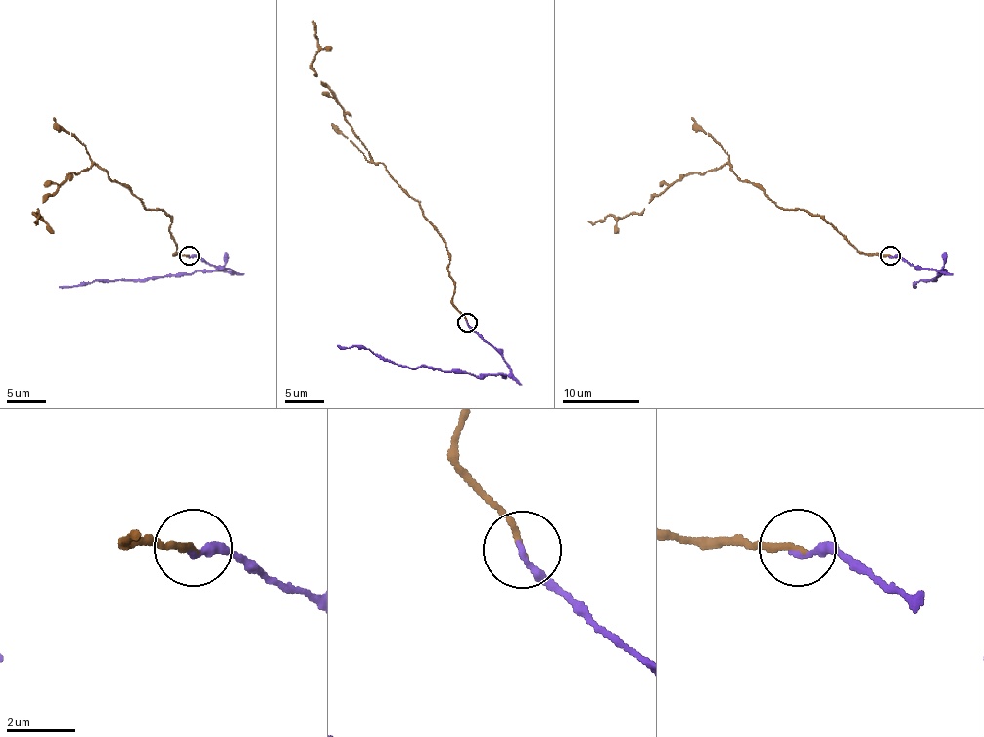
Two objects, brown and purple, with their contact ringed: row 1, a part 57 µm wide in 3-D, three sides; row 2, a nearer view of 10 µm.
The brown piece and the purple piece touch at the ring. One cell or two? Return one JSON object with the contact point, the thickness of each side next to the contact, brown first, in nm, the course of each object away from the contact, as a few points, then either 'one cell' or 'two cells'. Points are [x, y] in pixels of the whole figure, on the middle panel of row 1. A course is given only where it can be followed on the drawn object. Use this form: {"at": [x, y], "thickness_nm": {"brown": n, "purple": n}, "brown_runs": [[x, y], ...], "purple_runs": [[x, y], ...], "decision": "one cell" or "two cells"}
{"at": [467, 322], "thickness_nm": {"brown": 180, "purple": 220}, "brown_runs": [[466, 322], [453, 303], [445, 241], [420, 204], [371, 159], [311, 66], [313, 20]], "purple_runs": [[466, 322], [501, 355], [507, 374], [408, 368], [368, 349], [337, 345]], "decision": "one cell"}

